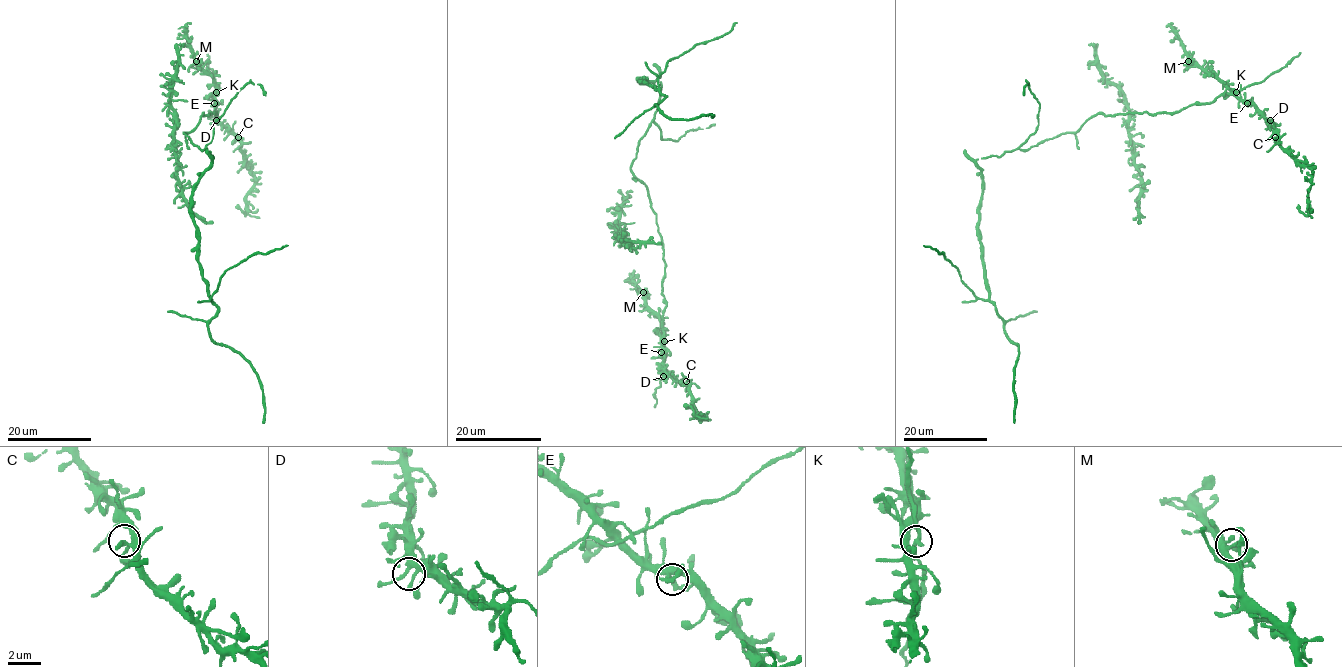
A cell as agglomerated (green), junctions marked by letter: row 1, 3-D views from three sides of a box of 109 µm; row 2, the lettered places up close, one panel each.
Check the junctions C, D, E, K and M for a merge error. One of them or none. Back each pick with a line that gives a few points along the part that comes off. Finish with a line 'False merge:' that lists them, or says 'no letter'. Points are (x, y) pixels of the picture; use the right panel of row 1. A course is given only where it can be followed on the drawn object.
False merge: no letter

